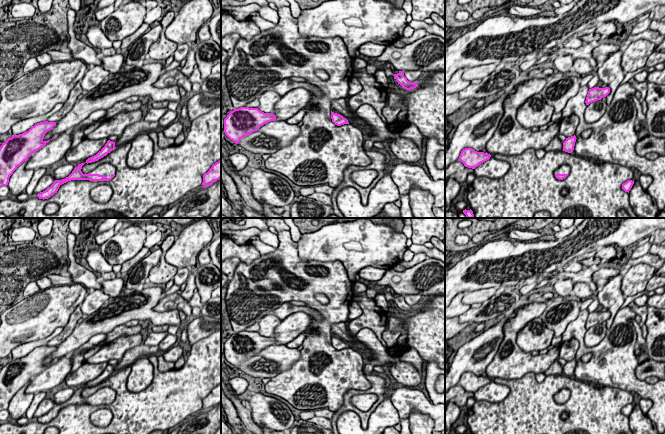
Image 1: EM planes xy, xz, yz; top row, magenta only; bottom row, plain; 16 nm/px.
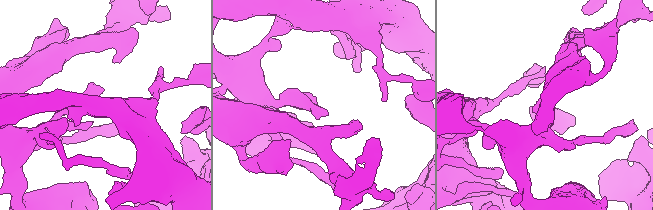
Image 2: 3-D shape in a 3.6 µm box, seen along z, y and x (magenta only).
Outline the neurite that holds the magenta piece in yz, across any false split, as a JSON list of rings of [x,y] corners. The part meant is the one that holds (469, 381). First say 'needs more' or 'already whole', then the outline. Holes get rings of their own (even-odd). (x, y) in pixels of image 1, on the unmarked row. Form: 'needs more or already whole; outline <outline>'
already whole; outline [[[465,372],[461,375],[459,385],[461,385],[465,391],[475,393],[481,387],[489,384],[491,381],[487,376],[477,376],[472,372]]]

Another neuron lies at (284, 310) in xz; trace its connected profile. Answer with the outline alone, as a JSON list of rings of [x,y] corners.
[[[283,303],[277,309],[272,310],[271,314],[276,315],[279,319],[283,320],[296,312],[305,312],[313,316],[316,321],[322,321],[323,316],[316,310],[306,306],[291,306],[289,303]]]

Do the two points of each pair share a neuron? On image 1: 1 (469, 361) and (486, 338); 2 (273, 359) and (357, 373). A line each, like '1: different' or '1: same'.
1: same
2: different

